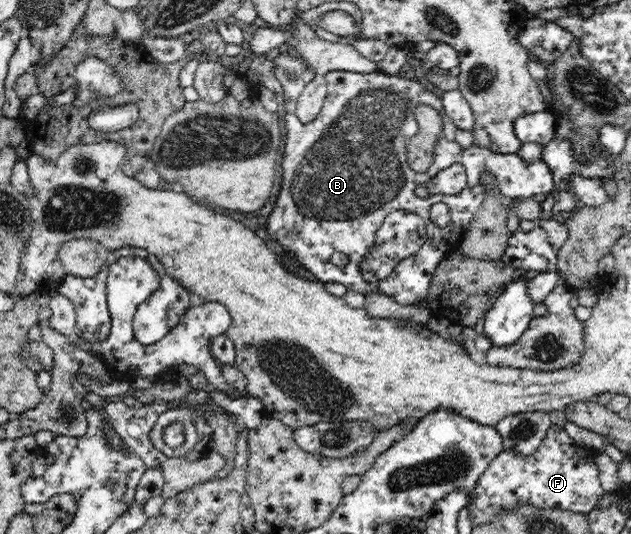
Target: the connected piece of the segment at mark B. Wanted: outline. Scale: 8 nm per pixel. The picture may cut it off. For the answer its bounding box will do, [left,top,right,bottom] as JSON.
[250,23,559,305]

